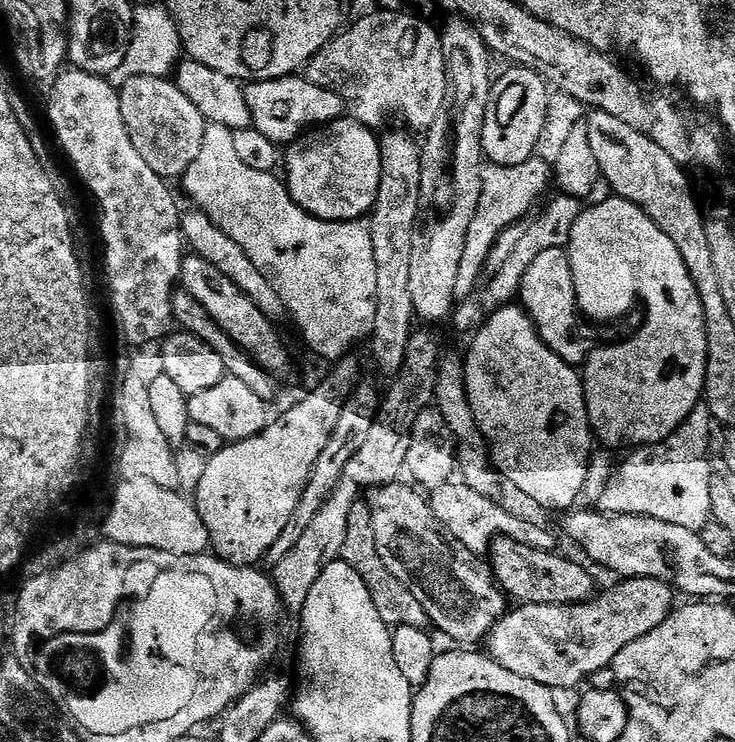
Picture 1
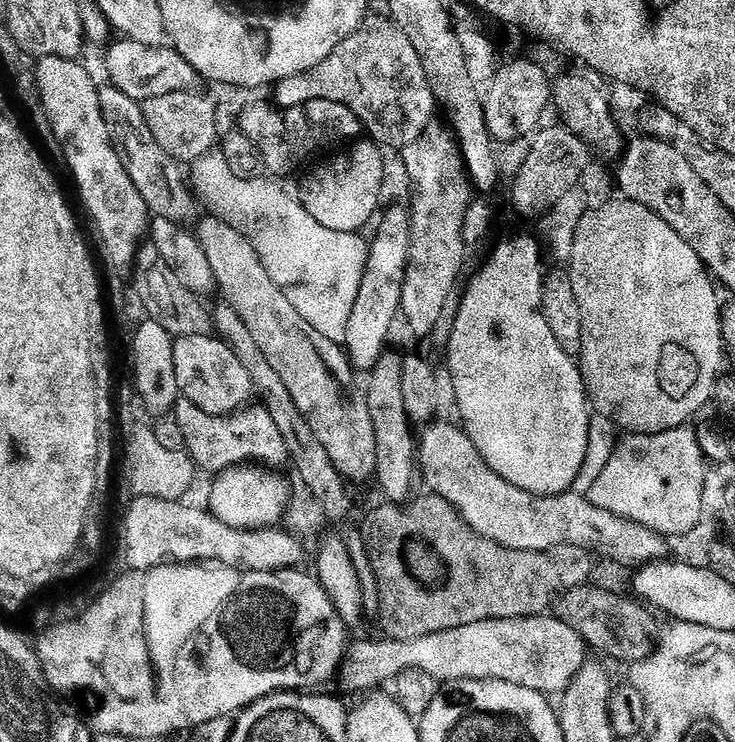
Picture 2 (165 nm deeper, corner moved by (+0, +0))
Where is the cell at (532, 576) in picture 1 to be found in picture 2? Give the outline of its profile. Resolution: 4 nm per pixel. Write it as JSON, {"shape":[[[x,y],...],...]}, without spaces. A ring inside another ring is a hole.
{"shape":[[[593,586],[571,588],[559,597],[559,615],[563,617],[564,624],[574,630],[589,649],[601,652],[612,660],[621,660],[624,666],[637,664],[645,660],[652,653],[654,647],[654,628],[652,632],[652,616],[643,603],[635,599],[619,600],[608,592]]]}

